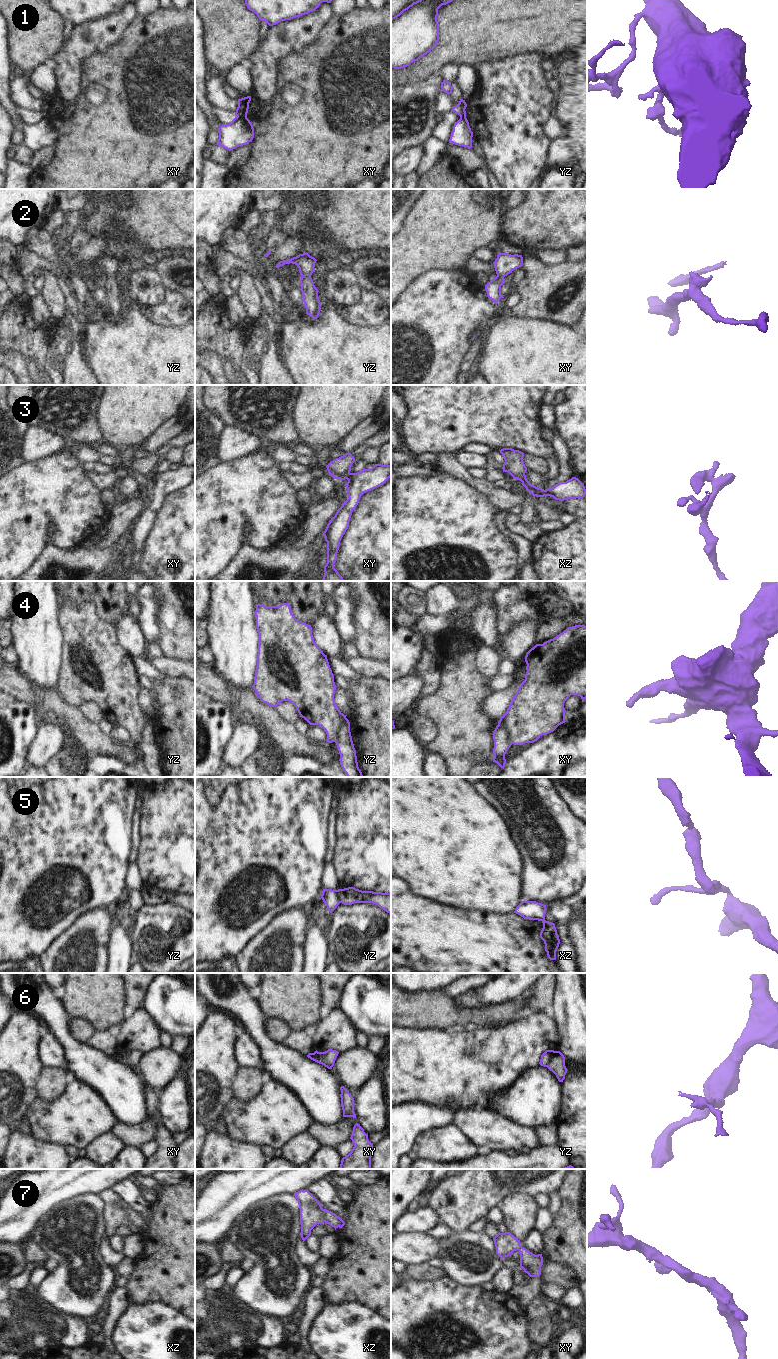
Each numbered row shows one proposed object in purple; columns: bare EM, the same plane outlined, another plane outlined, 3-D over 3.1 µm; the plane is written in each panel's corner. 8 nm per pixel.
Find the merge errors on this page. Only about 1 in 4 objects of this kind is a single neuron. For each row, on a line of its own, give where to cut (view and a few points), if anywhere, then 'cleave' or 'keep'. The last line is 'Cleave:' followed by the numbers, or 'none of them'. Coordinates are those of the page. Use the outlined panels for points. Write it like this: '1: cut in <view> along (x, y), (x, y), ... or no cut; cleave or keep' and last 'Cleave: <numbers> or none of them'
1: cut in xy along (237, 116), (246, 118); cleave
2: no cut; keep
3: cut in xy along (349, 472), (346, 478); cleave
4: cut in xy along (500, 718), (504, 723), (511, 744); cleave
5: cut in yz along (336, 890), (340, 902); cleave
6: cut in yz along (554, 1051), (551, 1060), (546, 1066); cleave
7: cut in xz along (323, 1209), (324, 1221); cleave
Cleave: 1, 3, 4, 5, 6, 7

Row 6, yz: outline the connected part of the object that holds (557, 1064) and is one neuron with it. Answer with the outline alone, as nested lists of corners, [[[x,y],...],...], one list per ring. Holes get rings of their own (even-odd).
[[[554,1051],[547,1068],[556,1075],[559,1082],[563,1082],[567,1073],[564,1055],[560,1051]]]

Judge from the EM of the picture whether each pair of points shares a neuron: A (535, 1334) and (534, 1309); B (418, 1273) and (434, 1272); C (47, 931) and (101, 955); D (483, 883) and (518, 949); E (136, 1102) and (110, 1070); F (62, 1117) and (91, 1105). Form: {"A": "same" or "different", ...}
{"A": "same", "B": "same", "C": "different", "D": "different", "E": "same", "F": "same"}

